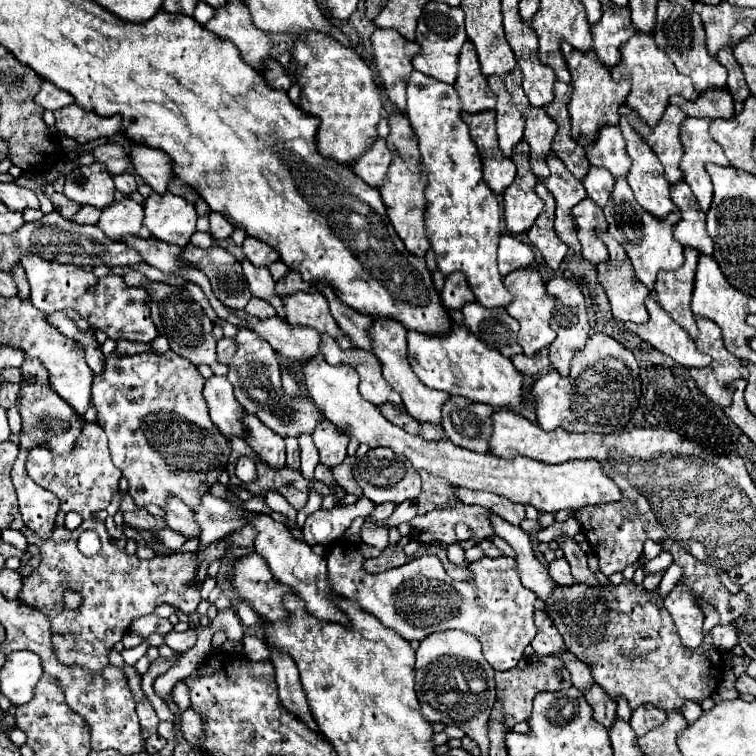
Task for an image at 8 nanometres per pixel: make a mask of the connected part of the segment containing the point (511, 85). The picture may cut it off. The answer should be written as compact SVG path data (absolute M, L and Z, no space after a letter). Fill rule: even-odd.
M517 68L513 72L509 72L509 76L505 76L505 86L507 86L509 94L513 96L513 104L525 116L523 140L531 146L531 156L529 156L531 170L535 176L545 178L545 176L549 176L545 156L551 150L551 142L553 142L553 136L557 132L557 124L543 108L533 108L529 104L521 84L523 84L523 76Z

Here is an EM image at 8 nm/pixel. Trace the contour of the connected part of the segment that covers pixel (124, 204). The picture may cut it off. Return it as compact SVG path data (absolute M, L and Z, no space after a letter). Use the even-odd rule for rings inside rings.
M131 198L121 202L113 202L109 208L101 212L99 228L111 240L121 240L125 234L139 234L143 224L143 206Z

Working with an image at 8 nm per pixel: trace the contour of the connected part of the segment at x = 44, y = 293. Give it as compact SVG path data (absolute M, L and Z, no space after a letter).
M21 256L29 286L31 302L41 312L55 312L71 308L81 318L89 322L91 328L103 330L111 340L131 340L131 342L151 342L159 336L151 316L149 316L149 294L145 288L131 288L121 276L97 278L91 272L81 270L73 264L57 264L41 260L39 256Z

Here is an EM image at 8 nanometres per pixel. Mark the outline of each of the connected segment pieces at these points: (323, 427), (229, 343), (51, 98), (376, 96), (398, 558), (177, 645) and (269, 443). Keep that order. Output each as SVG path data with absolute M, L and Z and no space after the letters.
M323 420L315 432L313 432L313 442L319 448L319 458L321 464L325 466L337 466L347 458L347 444L349 438L347 436L339 436L335 426L327 420Z
M221 338L217 342L217 358L219 358L219 362L221 364L229 364L229 360L235 354L235 350L237 350L237 344L235 344L233 338Z
M43 80L41 84L41 90L35 94L35 102L45 108L45 110L59 110L63 106L69 106L73 104L73 96L69 96L69 92L63 92L59 90L55 84Z
M311 32L307 38L297 38L291 50L295 62L297 62L297 74L299 80L297 84L301 86L301 102L299 106L321 118L321 140L317 140L321 150L327 150L325 158L337 160L339 164L347 164L347 162L355 162L357 156L365 154L371 144L377 140L377 124L381 120L381 112L383 112L383 100L381 100L381 92L379 86L375 84L375 76L371 72L371 68L359 58L359 54L353 48L343 46L341 42L337 42L335 38Z
M387 546L379 558L373 558L373 560L365 560L365 570L367 572L383 572L383 570L389 570L389 568L395 568L395 566L403 566L407 564L411 558L405 556L403 548L401 546Z
M189 628L187 632L181 632L181 634L169 632L169 634L165 634L165 642L167 642L167 646L171 646L177 652L187 652L189 648L195 646L197 632L195 632L195 628Z
M245 414L245 428L249 436L249 446L257 456L273 470L285 466L285 442L273 430L257 420L253 414Z

